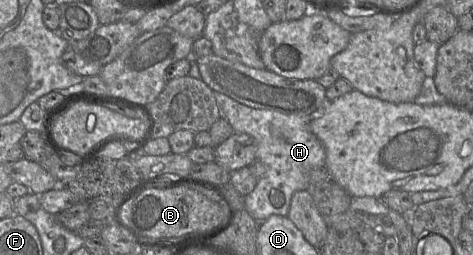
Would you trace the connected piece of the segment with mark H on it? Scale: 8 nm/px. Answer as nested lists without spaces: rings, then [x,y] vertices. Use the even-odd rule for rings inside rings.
[[[213,91],[220,117],[227,119],[233,132],[245,133],[256,142],[256,159],[266,167],[254,190],[244,197],[244,209],[257,222],[271,215],[287,216],[293,194],[309,190],[309,173],[325,167],[325,148],[310,128],[312,116],[285,114],[279,111],[258,109],[243,105],[229,96]]]

